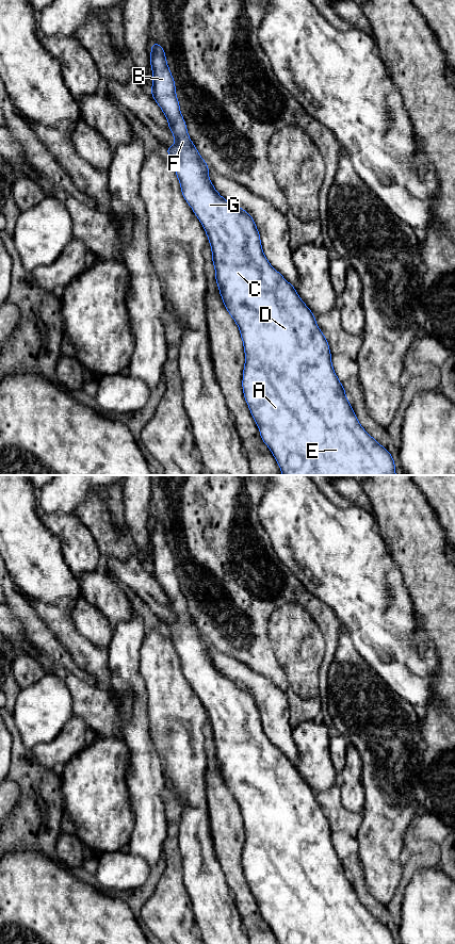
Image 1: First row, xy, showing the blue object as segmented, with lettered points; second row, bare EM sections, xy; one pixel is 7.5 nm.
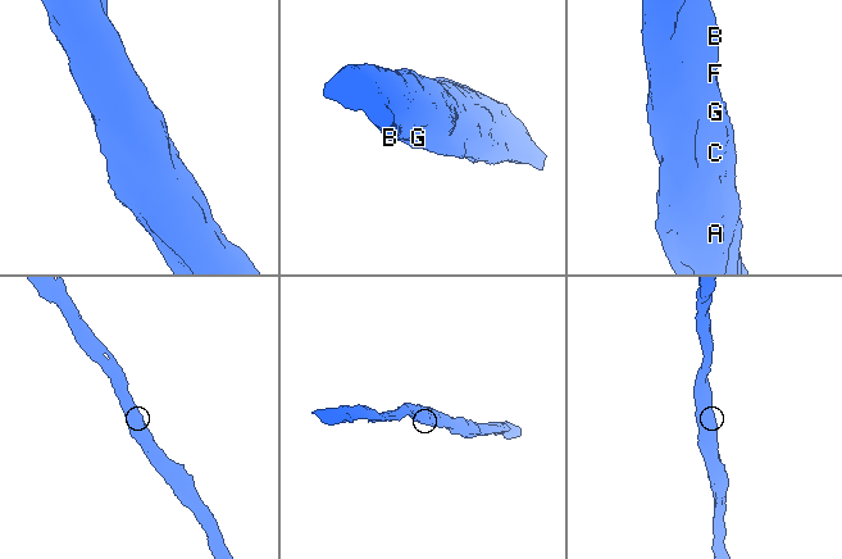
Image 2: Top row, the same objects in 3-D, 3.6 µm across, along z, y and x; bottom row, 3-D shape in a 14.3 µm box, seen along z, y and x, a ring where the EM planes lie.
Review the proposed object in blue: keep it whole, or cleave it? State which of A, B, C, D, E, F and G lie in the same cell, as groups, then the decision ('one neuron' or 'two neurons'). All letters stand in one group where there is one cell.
groups A B C D E F G; one neuron

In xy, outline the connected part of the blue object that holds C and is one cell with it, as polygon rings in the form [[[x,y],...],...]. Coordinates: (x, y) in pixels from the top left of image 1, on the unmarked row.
[[[156,520],[150,522],[150,528],[150,543],[152,547],[152,565],[150,570],[155,579],[163,588],[164,593],[168,598],[168,606],[172,608],[174,616],[176,617],[176,620],[172,624],[164,628],[170,635],[173,645],[180,660],[183,676],[190,682],[194,691],[200,698],[207,711],[208,718],[211,722],[212,740],[215,746],[215,759],[218,763],[220,771],[224,779],[225,785],[240,807],[245,830],[245,842],[243,846],[242,858],[243,872],[249,884],[249,889],[255,899],[257,900],[262,918],[269,924],[279,944],[395,944],[394,937],[392,935],[390,929],[381,924],[373,914],[371,914],[358,899],[357,894],[351,881],[348,880],[348,877],[346,876],[344,863],[339,859],[339,856],[334,848],[329,821],[315,799],[315,793],[300,777],[299,772],[296,769],[296,766],[270,742],[269,737],[263,731],[260,712],[254,699],[254,696],[241,684],[228,680],[218,671],[218,669],[213,664],[208,652],[209,642],[199,633],[197,625],[192,620],[189,614],[185,598],[180,589],[179,577],[176,572],[175,558],[172,553],[170,547],[167,543],[165,527],[162,525],[160,520]]]

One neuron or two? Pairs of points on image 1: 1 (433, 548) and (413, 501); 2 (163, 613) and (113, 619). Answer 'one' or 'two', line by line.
1: one
2: two

